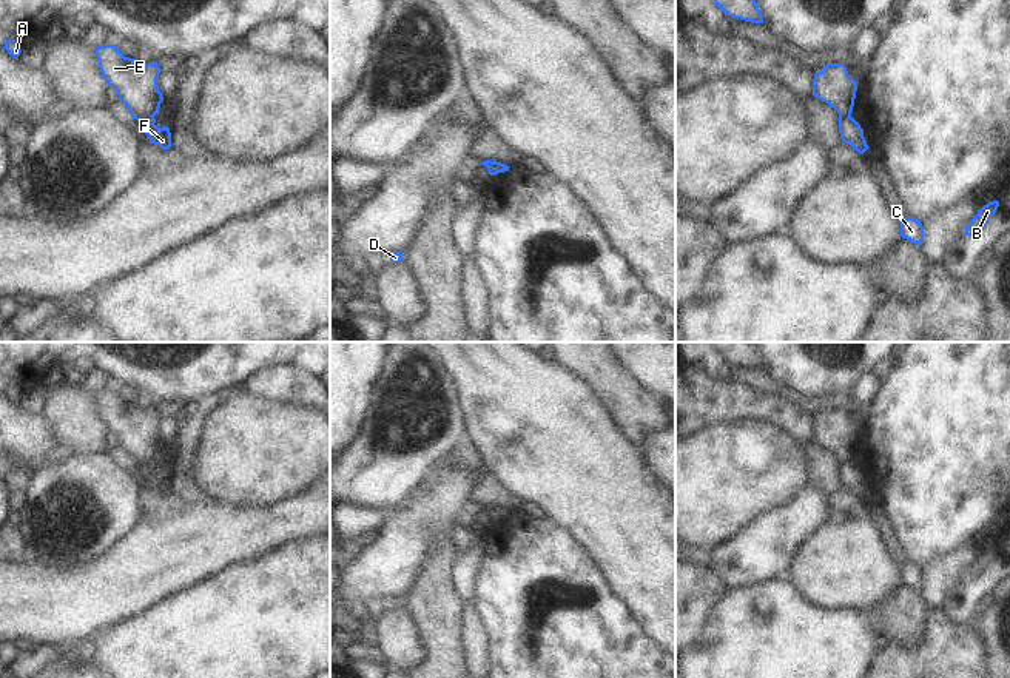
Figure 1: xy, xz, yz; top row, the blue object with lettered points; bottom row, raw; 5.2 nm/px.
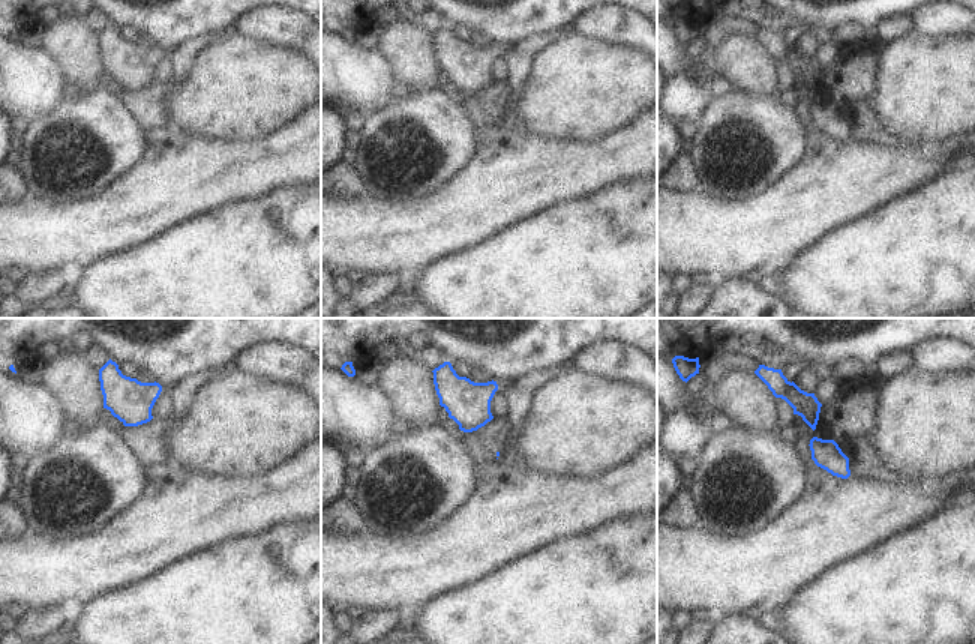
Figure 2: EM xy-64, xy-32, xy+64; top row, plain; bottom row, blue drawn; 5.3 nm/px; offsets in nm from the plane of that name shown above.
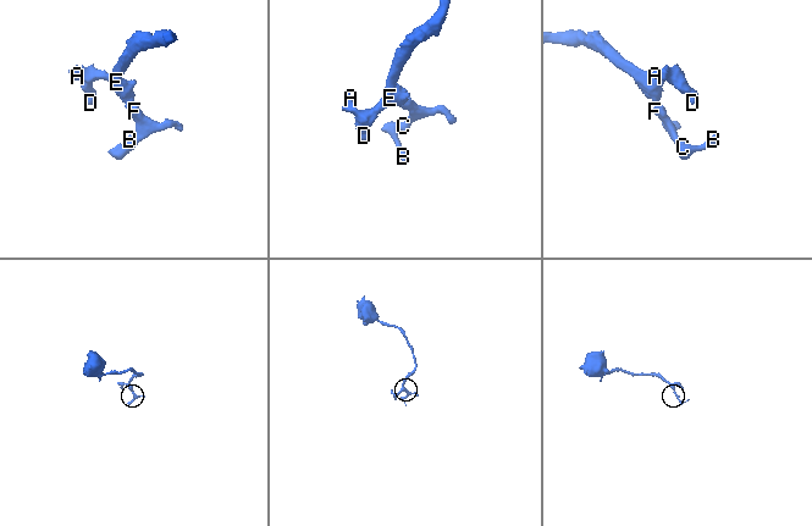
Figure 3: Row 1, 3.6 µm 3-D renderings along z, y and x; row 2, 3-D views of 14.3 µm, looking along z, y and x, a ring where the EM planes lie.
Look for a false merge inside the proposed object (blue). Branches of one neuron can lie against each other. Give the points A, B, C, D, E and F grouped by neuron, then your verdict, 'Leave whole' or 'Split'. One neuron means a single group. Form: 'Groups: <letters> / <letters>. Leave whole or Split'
Groups: A D E / B C F. Split

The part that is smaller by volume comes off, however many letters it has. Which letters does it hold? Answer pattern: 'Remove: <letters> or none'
Remove: B, C, F

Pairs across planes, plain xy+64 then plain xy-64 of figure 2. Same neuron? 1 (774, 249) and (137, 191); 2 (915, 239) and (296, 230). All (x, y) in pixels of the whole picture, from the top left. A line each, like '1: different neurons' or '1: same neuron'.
1: same neuron
2: same neuron

